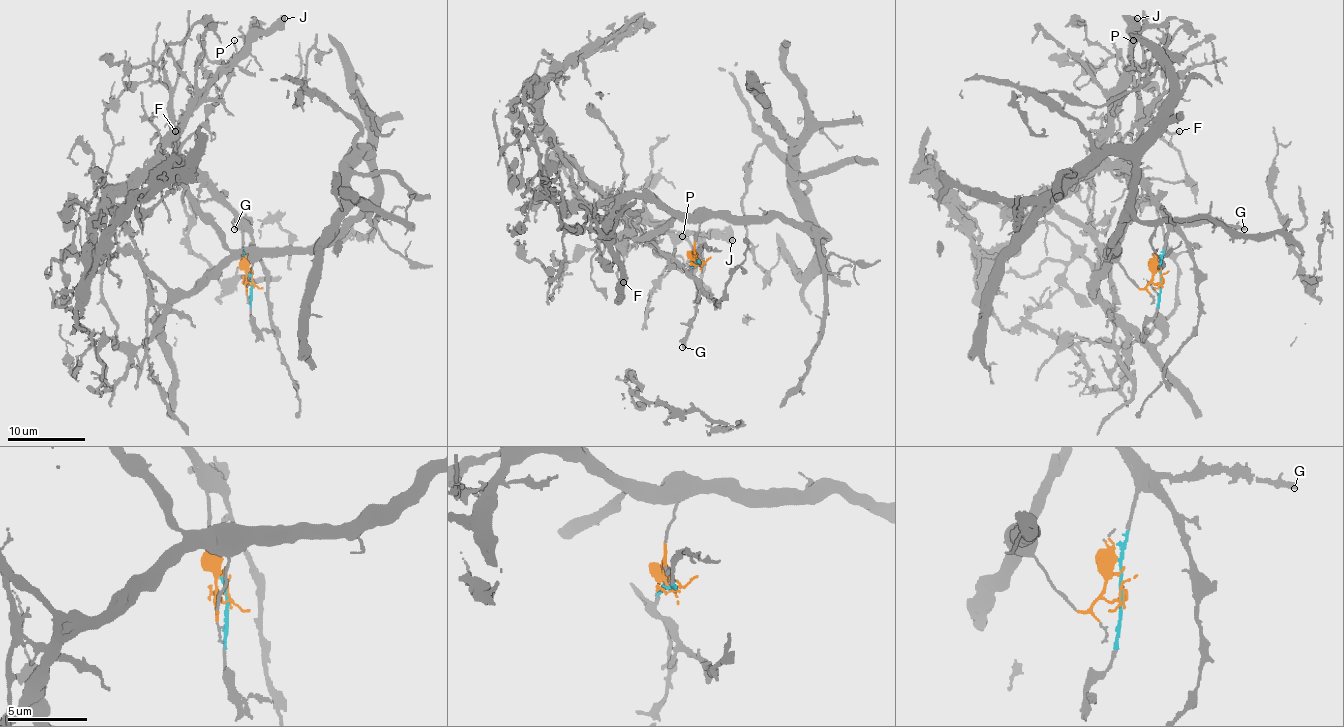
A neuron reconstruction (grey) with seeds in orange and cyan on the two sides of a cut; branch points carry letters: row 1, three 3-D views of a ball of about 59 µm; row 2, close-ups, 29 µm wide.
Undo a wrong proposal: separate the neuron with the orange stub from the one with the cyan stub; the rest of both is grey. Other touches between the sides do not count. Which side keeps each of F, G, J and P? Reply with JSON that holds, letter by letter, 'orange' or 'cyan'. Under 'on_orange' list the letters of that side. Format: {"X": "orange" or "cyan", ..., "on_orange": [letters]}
{"F": "orange", "G": "cyan", "J": "cyan", "P": "cyan", "on_orange": ["F"]}

